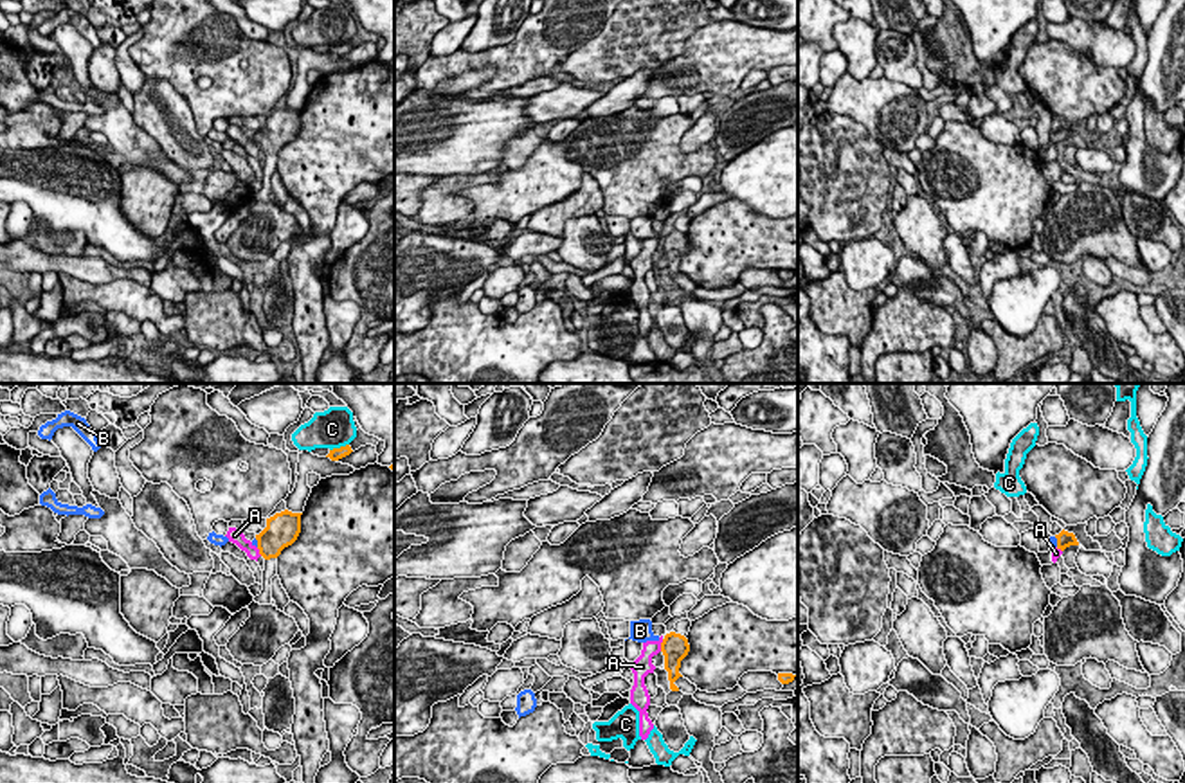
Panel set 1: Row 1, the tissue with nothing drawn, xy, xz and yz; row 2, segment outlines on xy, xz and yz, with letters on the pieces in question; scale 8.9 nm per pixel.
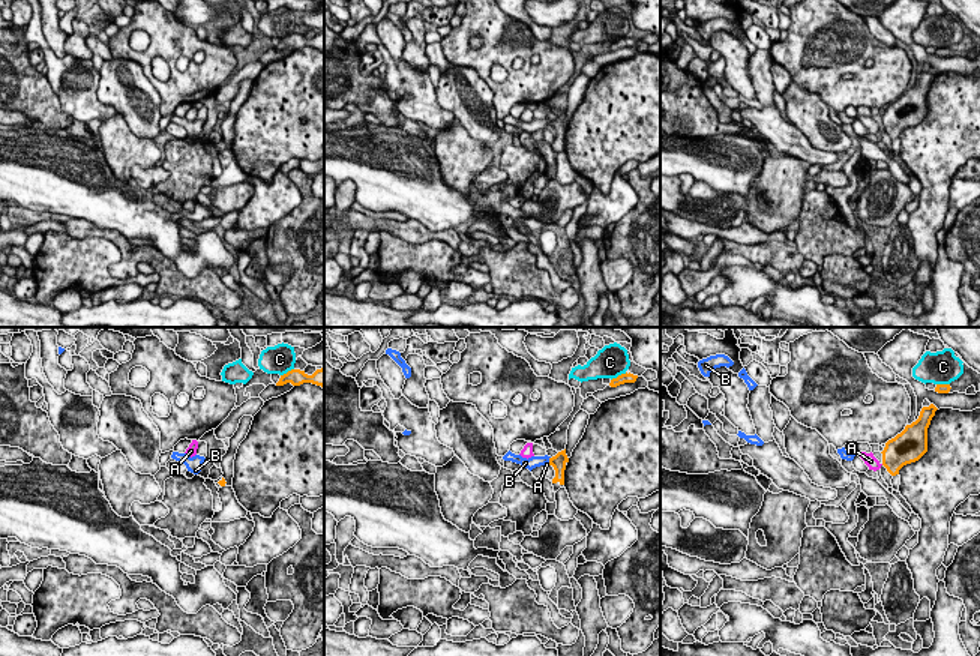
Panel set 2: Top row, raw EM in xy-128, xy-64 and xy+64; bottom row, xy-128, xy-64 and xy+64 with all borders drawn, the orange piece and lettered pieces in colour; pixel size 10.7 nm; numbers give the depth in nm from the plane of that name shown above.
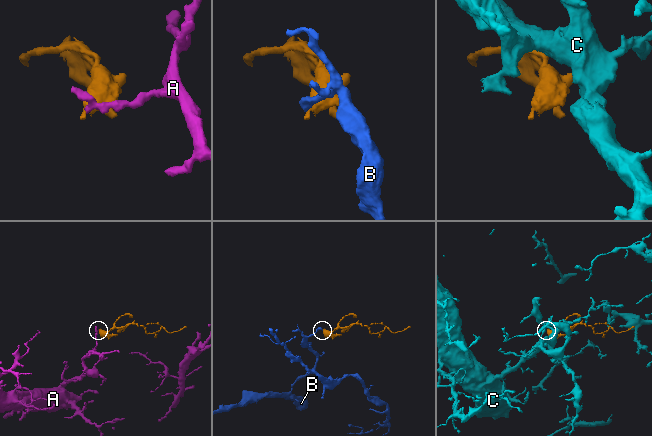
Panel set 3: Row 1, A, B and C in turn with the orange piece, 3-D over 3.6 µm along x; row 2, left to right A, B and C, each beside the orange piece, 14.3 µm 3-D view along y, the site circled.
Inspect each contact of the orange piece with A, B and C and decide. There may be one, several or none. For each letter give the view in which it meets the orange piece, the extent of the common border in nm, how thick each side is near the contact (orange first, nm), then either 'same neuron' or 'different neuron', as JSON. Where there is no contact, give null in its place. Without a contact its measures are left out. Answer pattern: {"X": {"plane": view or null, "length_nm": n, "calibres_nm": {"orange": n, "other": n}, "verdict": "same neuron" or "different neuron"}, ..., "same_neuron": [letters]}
{"A": {"plane": "xz", "length_nm": 120, "calibres_nm": {"orange": 240, "other": 160}, "verdict": "different neuron"}, "B": {"plane": "yz", "length_nm": 100, "calibres_nm": {"orange": 140, "other": 60}, "verdict": "same neuron"}, "C": {"plane": "xy", "length_nm": 190, "calibres_nm": {"orange": 120, "other": 360}, "verdict": "different neuron"}, "same_neuron": ["B"]}

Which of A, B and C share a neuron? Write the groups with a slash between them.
A / B / C

